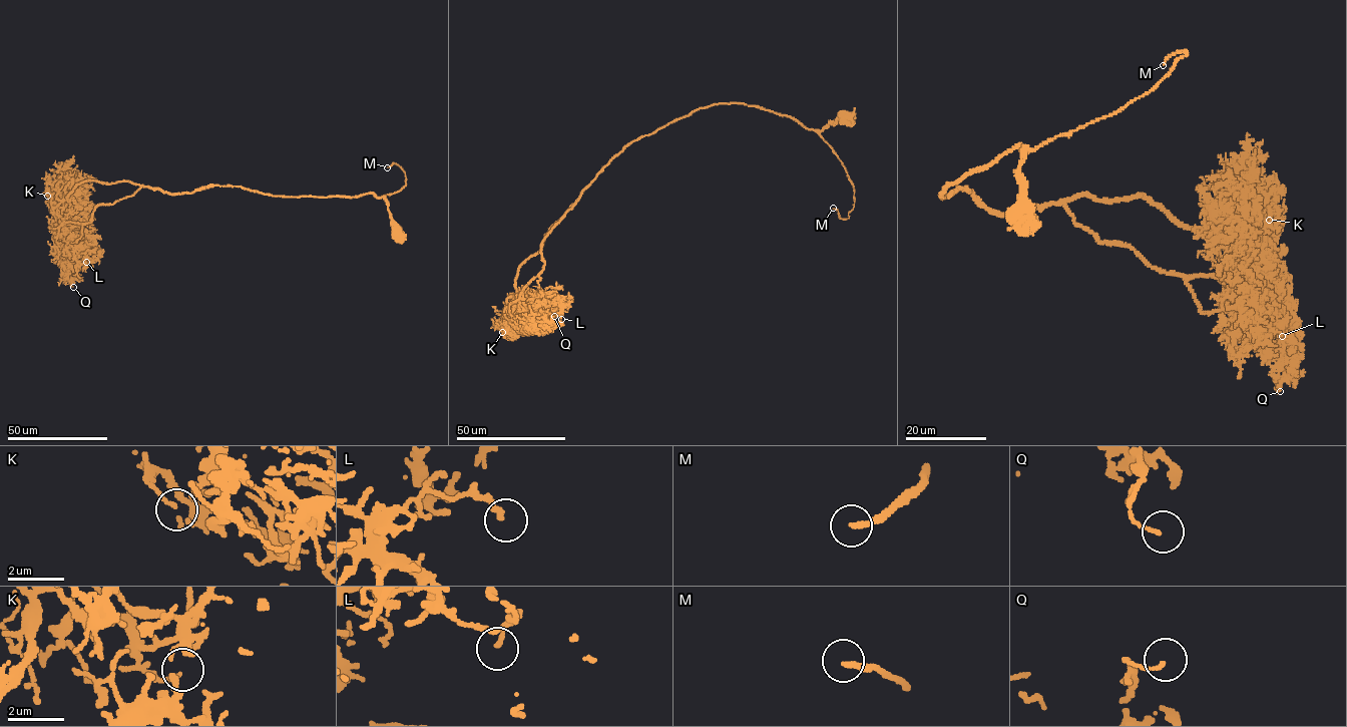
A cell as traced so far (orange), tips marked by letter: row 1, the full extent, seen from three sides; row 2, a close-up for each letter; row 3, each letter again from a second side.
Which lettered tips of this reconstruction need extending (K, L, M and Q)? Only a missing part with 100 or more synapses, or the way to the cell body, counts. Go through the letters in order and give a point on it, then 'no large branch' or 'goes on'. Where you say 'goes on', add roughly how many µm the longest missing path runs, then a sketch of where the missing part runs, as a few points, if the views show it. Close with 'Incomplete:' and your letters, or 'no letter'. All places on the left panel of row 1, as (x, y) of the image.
K: (47, 196) | no large branch
L: (86, 262) | no large branch
M: (387, 167) | goes on | 140 µm | (387, 167), (371, 163), (359, 153), (332, 114), (286, 119), (256, 117), (245, 110), (236, 102), (248, 69)
Q: (73, 287) | no large branch
Incomplete: M

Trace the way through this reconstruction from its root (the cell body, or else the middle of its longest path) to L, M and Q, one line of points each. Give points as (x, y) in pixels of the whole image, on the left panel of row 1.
L: (397, 233), (387, 202), (371, 194), (142, 187), (95, 207), (75, 242), (75, 260), (86, 262)
M: (397, 233), (393, 233), (387, 202), (379, 198), (400, 191), (406, 178), (397, 164), (387, 167)
Q: (397, 233), (387, 202), (371, 194), (142, 187), (97, 206), (81, 237), (58, 252), (73, 287)

